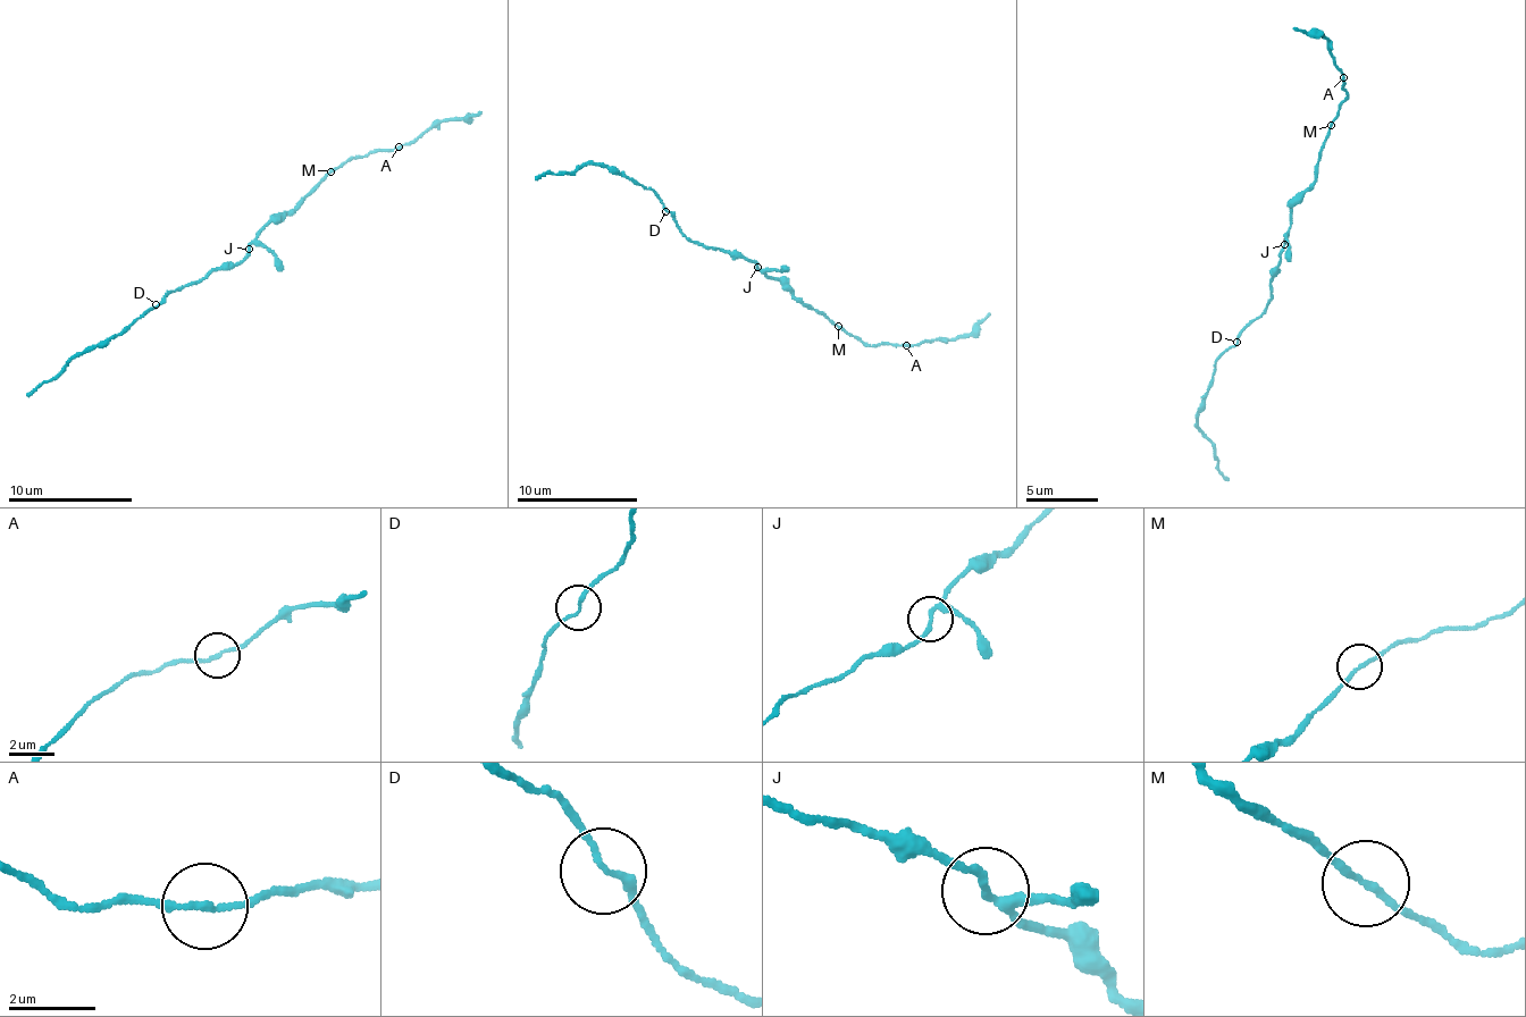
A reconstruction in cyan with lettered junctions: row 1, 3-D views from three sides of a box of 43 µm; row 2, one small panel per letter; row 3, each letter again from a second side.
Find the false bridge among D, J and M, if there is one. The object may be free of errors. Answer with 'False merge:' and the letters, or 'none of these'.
False merge: M

